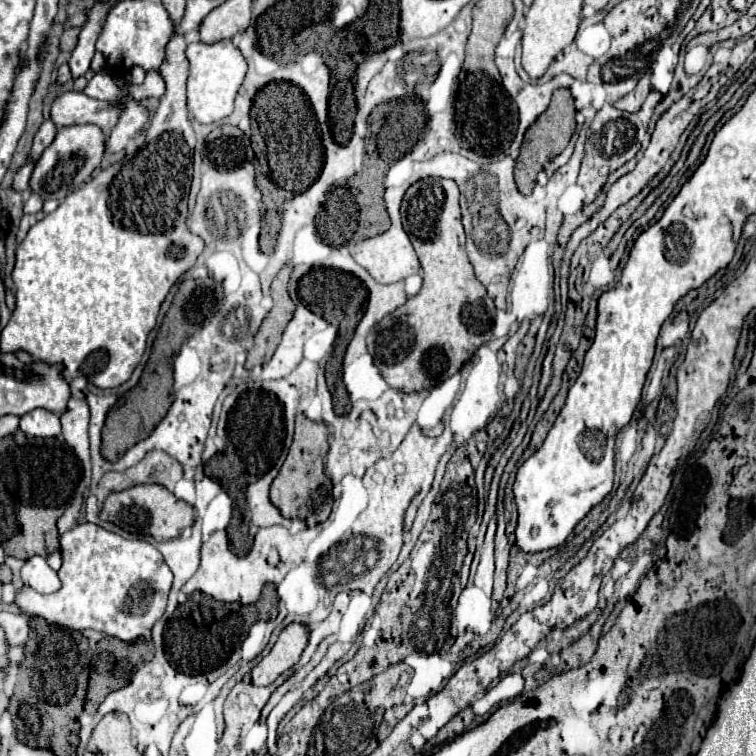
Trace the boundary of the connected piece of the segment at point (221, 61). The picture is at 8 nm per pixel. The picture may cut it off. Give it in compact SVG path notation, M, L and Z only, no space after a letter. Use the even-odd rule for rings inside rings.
M229 39L217 43L195 41L187 45L185 57L189 61L189 77L187 77L187 109L199 123L215 123L231 115L233 101L239 85L243 83L247 63L237 47Z

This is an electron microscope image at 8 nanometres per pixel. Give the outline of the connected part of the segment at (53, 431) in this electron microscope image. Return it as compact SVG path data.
M35 409L21 417L21 431L27 437L57 437L61 435L61 423L59 415L47 413L45 409Z

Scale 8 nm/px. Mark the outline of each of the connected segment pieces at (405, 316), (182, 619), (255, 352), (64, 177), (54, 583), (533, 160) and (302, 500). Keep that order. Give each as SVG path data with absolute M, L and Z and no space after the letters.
M441 177L417 181L403 197L401 217L425 271L423 289L373 327L367 337L367 347L387 385L411 393L433 389L455 375L491 339L495 305L477 281L465 253L459 189L455 181Z
M267 583L263 587L259 601L255 601L253 605L221 603L203 593L193 593L187 601L189 603L183 603L181 607L175 609L175 613L171 615L171 619L165 625L165 631L163 631L165 657L169 659L173 669L177 669L185 675L203 675L203 673L209 673L229 661L229 657L245 641L245 637L247 637L251 625L257 621L257 617L259 619L275 619L277 617L279 597L277 597L275 585Z
M283 269L271 291L277 305L273 305L273 309L269 311L269 315L265 317L263 325L259 327L259 331L255 335L255 343L253 343L251 351L247 353L247 363L245 363L247 369L253 369L255 365L263 365L273 357L287 323L291 321L291 317L295 313L295 305L291 303L289 295L285 291L287 279L289 279L289 269Z
M67 125L61 127L55 141L43 151L31 175L31 189L43 199L65 199L73 189L81 187L99 167L105 153L105 133L97 125Z
M39 555L25 561L25 565L21 569L21 581L23 581L23 585L35 589L37 593L45 593L45 595L61 589L57 571L53 571L47 565L45 557L39 557Z
M557 89L553 93L553 101L551 101L547 113L543 113L543 117L539 117L539 121L535 121L535 125L531 125L531 129L527 129L527 137L523 141L523 149L521 149L521 155L519 155L517 165L515 165L515 183L517 183L519 193L523 193L523 195L531 193L535 179L537 179L537 173L543 169L543 165L547 161L551 161L559 153L563 153L573 131L575 131L573 97L571 97L569 89Z
M297 415L295 419L295 437L289 449L289 455L271 485L271 503L283 513L287 519L303 519L309 525L321 523L329 517L333 505L333 483L325 475L325 453L329 451L329 429L325 423L315 423L305 415Z

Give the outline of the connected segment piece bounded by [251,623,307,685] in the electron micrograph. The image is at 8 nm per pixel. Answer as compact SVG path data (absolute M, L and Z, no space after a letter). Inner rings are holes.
M299 623L287 625L281 633L273 649L253 667L253 683L255 685L271 685L283 671L297 665L303 649L307 645L307 631Z

